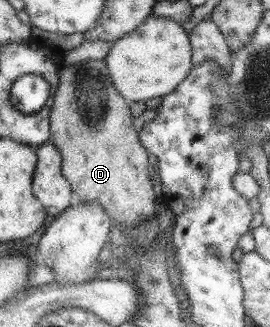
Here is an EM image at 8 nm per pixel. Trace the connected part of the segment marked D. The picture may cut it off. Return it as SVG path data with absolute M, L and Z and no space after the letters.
M104 60L63 66L52 100L50 139L62 155L62 173L76 199L99 203L113 225L133 227L155 215L160 198L149 178L148 151L135 130L130 103L114 87Z

